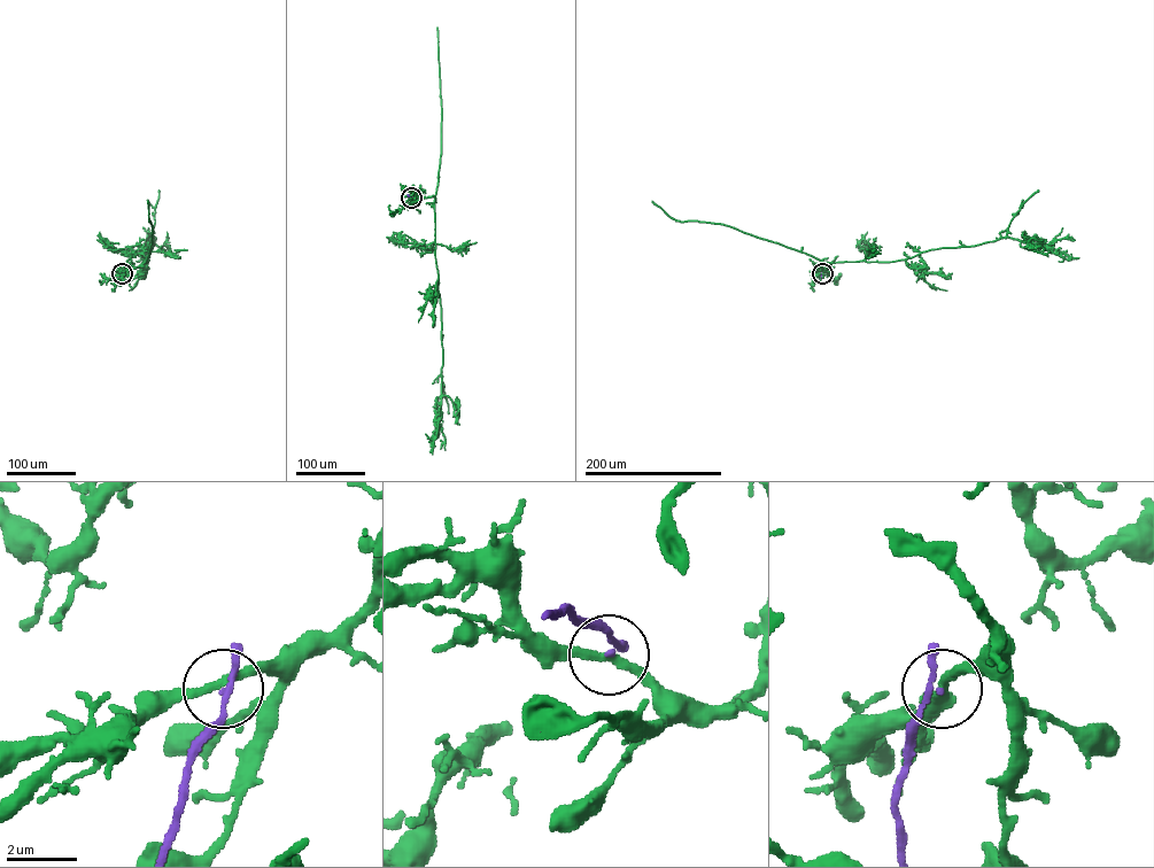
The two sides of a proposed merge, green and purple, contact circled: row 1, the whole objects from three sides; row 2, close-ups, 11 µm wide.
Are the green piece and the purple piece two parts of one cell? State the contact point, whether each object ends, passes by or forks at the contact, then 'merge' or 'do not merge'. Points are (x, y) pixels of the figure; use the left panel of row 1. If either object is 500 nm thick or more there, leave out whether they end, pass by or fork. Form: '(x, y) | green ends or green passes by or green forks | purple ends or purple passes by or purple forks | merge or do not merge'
(122, 273) | green passes by | purple passes by | do not merge

